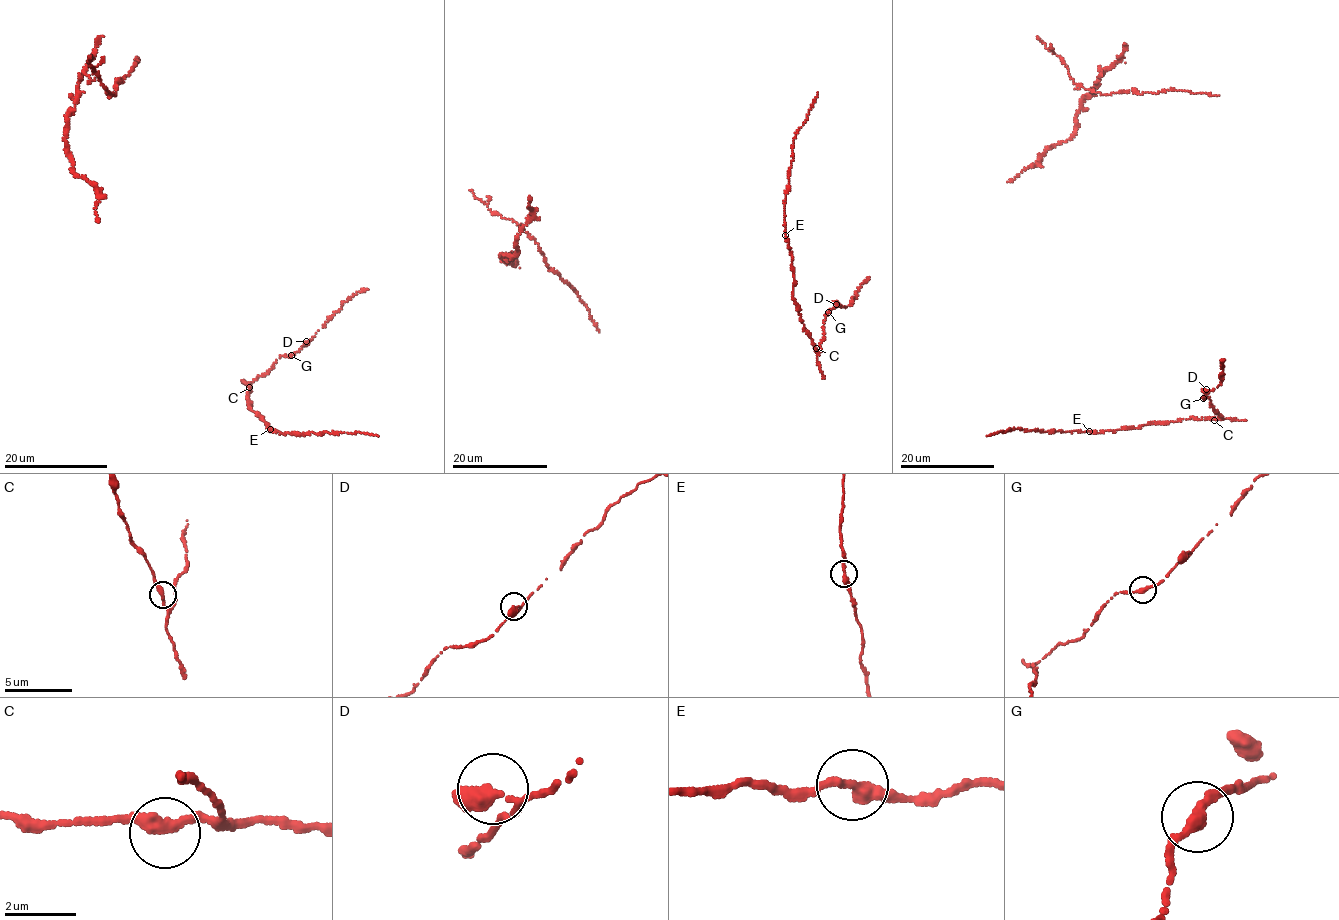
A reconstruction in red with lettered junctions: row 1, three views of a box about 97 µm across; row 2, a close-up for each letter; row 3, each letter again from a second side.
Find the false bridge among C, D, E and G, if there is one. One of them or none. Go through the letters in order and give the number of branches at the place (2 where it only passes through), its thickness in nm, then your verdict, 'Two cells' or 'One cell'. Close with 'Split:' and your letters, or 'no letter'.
C: Branches: 2. Thickness 320 nm. One cell
D: Branches: 2. Thickness 320 nm. One cell
E: Branches: 2. Thickness 320 nm. One cell
G: Branches: 2. Thickness 280 nm. One cell
Split: no letter

